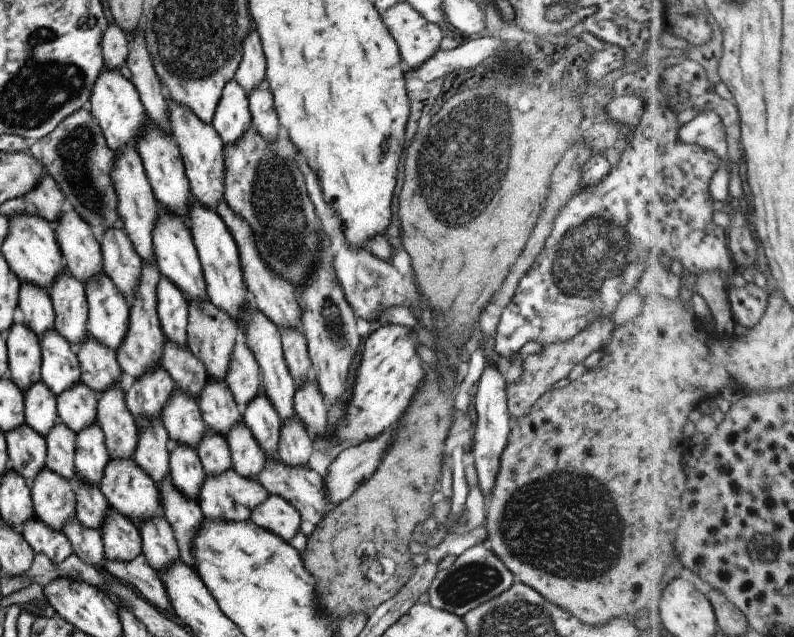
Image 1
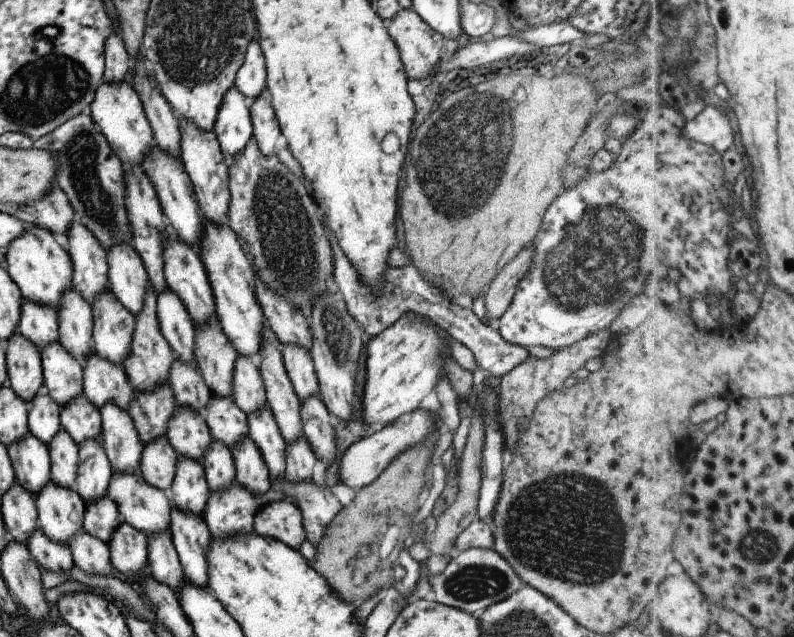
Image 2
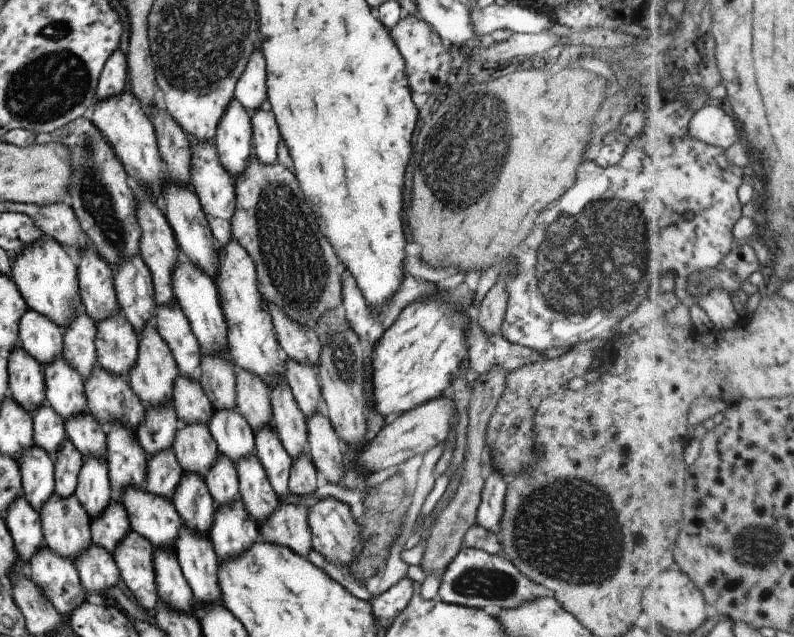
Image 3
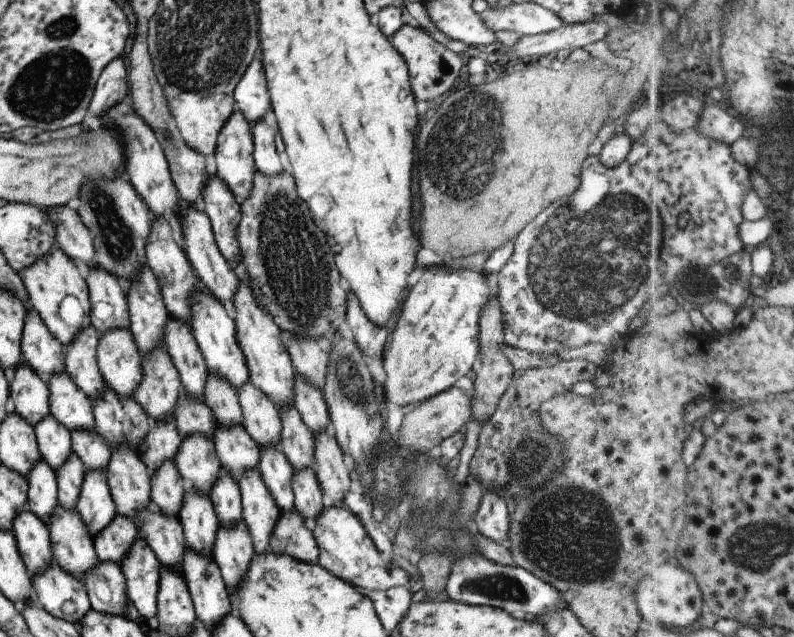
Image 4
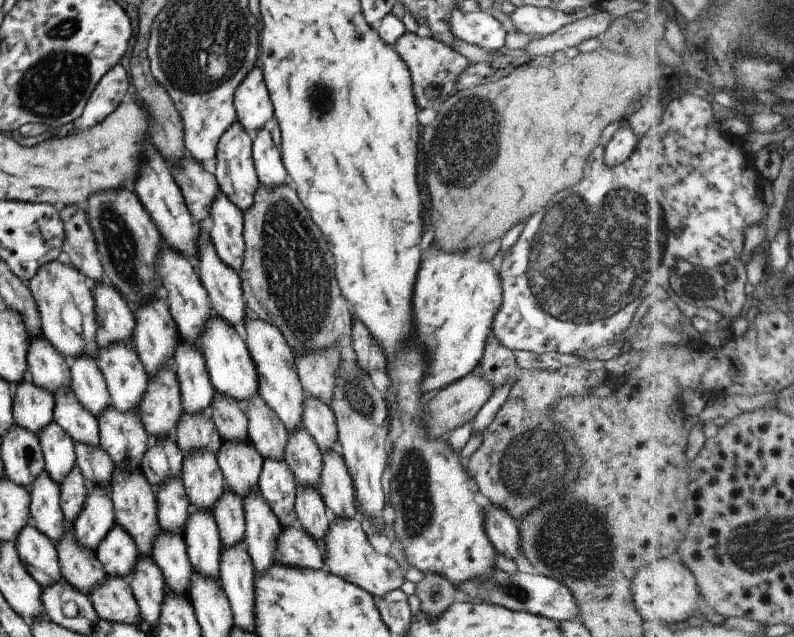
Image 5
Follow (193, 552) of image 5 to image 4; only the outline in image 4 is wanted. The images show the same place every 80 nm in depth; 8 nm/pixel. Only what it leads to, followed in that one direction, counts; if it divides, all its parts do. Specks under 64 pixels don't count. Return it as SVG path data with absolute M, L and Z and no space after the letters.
M186 487L180 503L177 517L182 524L185 547L211 557L219 522L209 497L197 489Z

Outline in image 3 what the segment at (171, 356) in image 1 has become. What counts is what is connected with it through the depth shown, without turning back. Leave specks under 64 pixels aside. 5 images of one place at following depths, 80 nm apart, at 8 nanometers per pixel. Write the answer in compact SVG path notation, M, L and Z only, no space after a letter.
M177 375L173 379L170 396L176 417L183 424L205 423L213 412L212 404L205 396L197 378Z

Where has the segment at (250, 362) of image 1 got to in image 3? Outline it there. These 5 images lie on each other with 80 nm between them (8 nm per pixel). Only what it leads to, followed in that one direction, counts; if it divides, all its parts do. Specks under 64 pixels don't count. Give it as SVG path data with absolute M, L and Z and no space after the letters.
M235 366L234 389L236 392L234 410L252 428L272 426L269 390L266 384L252 372Z

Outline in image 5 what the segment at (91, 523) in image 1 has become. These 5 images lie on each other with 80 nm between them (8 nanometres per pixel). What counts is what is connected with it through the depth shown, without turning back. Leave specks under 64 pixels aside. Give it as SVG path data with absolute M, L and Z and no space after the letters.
M114 524L97 544L94 555L107 575L127 578L139 554L134 540Z

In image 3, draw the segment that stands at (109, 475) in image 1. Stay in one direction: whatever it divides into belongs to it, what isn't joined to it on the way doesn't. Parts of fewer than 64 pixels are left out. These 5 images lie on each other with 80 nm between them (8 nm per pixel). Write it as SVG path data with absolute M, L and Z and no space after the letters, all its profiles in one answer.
M125 487L120 496L120 504L126 512L130 529L146 538L155 549L172 549L177 529L182 524L173 503L168 498L150 493L141 487Z

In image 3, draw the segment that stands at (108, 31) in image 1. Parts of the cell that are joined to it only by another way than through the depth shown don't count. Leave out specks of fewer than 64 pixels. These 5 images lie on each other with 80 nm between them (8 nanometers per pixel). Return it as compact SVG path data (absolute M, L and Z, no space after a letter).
M117 48L110 52L110 55L104 62L102 71L99 73L95 101L123 91L127 75L128 68L125 55Z

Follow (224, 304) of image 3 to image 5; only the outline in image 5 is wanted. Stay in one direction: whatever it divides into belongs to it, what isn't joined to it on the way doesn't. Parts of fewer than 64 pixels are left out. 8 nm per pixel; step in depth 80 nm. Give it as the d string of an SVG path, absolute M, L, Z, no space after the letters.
M247 310L240 334L256 370L259 396L279 417L287 432L301 427L302 402L305 392L296 375L293 352L287 346L283 335L276 326L259 317L252 317Z

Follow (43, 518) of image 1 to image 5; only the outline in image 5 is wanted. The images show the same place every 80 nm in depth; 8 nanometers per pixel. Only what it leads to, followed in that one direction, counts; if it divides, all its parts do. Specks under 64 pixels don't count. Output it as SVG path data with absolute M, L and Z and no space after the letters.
M63 518L64 531L53 542L60 568L60 576L80 593L88 596L88 590L106 575L94 552L80 545L74 535L71 521Z

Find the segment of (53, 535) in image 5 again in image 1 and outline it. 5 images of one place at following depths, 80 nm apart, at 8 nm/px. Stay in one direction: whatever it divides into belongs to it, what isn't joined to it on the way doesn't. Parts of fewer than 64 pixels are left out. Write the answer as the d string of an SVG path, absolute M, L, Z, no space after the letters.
M24 422L4 432L9 468L30 484L32 478L45 467L45 439Z

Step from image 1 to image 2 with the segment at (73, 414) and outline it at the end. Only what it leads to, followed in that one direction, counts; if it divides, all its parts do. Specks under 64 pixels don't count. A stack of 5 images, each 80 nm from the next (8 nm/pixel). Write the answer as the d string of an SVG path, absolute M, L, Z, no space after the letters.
M81 392L59 409L60 426L79 444L82 440L100 436L100 414L98 408Z

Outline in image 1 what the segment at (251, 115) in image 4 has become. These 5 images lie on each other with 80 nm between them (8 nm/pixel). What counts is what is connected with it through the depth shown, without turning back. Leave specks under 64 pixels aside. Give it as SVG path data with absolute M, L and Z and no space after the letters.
M255 30L249 31L241 44L241 58L233 79L248 94L252 88L265 83L265 59Z

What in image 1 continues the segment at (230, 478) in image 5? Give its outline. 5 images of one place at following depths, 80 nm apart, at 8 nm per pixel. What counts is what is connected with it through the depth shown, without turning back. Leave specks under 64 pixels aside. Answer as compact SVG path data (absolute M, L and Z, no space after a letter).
M207 376L195 399L201 418L209 431L218 432L225 437L231 426L241 421L241 412L223 381Z

